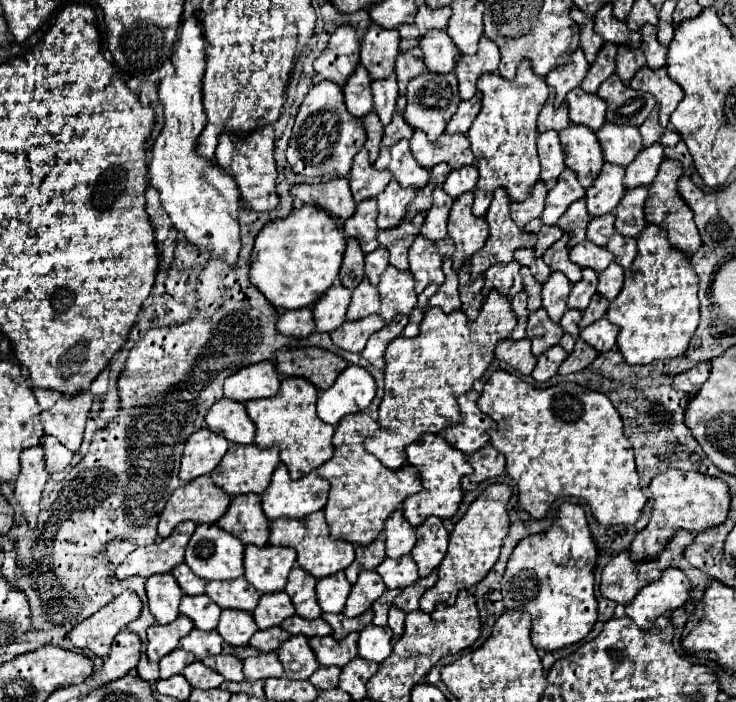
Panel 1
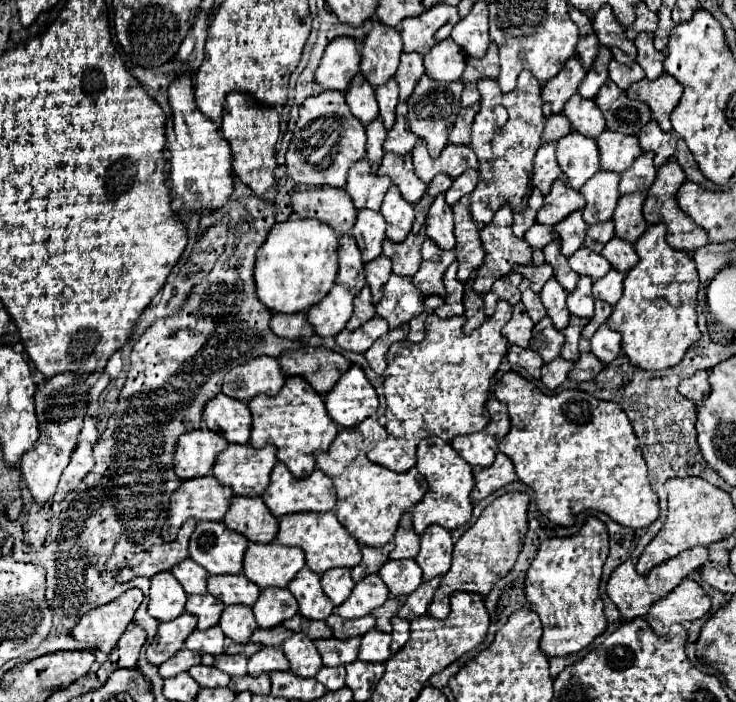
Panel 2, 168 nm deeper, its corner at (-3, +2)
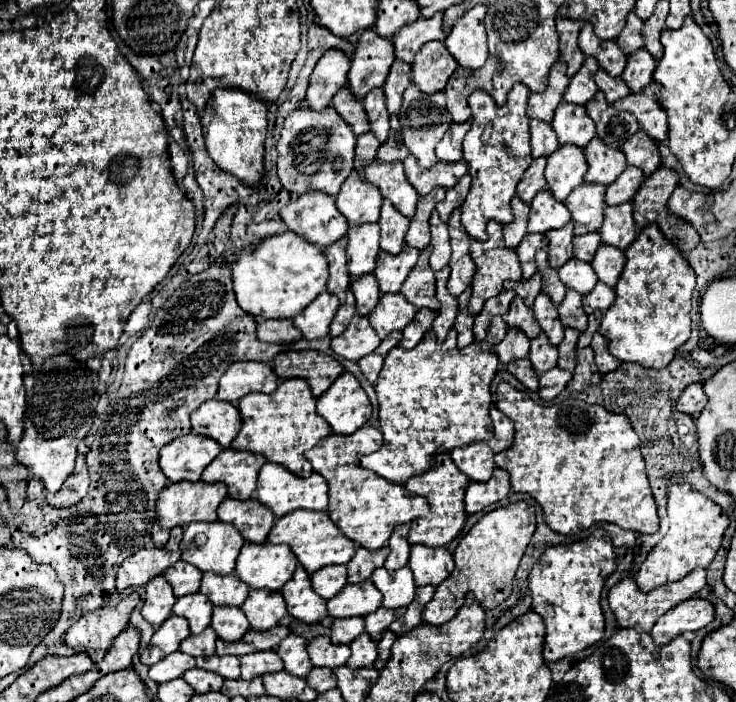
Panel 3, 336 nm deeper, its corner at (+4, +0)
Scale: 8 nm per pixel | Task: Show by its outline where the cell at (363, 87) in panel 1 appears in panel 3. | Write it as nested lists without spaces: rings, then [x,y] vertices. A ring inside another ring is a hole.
[[[342,87],[334,99],[332,99],[334,109],[338,111],[338,115],[352,127],[352,131],[356,135],[362,135],[366,131],[370,131],[370,121],[366,117],[366,111],[362,107],[362,101],[356,101],[354,95],[350,93],[348,87]]]

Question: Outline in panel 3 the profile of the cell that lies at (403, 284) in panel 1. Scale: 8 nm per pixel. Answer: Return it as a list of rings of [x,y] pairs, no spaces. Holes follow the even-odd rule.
[[[402,293],[382,295],[380,303],[370,315],[370,325],[378,333],[380,339],[388,337],[392,331],[402,331],[412,319],[418,309],[406,301]]]

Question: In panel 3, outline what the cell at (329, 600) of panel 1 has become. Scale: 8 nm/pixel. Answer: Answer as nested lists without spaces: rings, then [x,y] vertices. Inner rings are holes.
[[[328,565],[310,575],[312,589],[322,597],[334,597],[346,585],[346,565]]]

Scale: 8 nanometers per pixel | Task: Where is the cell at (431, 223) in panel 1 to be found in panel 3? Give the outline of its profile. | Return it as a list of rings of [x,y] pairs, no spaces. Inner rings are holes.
[[[436,211],[430,217],[430,231],[432,231],[430,269],[440,271],[450,261],[450,239],[448,239],[448,225],[438,217]]]

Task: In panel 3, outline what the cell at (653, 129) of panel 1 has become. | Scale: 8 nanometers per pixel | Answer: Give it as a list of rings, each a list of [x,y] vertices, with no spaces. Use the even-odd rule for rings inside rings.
[[[638,131],[634,133],[624,145],[622,145],[622,153],[626,155],[628,165],[640,167],[644,177],[652,175],[658,167],[660,167],[660,153],[658,153],[658,145],[656,141],[652,141],[646,133]]]

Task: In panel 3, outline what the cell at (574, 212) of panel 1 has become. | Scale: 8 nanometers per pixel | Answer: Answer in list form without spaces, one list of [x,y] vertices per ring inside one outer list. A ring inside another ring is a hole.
[[[572,221],[568,225],[564,225],[562,229],[552,229],[546,233],[548,237],[548,263],[554,267],[554,269],[560,269],[566,261],[570,261],[574,257],[574,251],[572,251],[572,239],[574,239],[574,233],[572,233]]]

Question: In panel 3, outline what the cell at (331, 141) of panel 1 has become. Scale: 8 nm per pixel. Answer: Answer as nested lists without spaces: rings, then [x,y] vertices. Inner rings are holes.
[[[326,107],[322,111],[314,109],[296,109],[292,111],[282,125],[278,149],[278,177],[286,191],[294,195],[304,195],[310,191],[320,191],[336,195],[340,185],[352,171],[354,163],[354,145],[356,135],[350,125],[336,113],[336,109]]]

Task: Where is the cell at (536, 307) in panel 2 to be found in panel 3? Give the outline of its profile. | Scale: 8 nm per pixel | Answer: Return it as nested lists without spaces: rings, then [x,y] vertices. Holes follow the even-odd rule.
[[[514,297],[504,321],[508,323],[508,327],[516,327],[524,331],[528,339],[534,339],[540,335],[540,325],[534,321],[534,313],[524,305],[524,301],[520,301],[520,297]]]

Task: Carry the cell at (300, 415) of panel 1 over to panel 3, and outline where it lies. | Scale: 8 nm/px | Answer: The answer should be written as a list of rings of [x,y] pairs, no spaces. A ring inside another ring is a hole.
[[[286,379],[270,395],[250,393],[248,397],[240,399],[238,411],[242,417],[242,427],[230,445],[232,449],[250,449],[262,453],[268,461],[284,465],[298,477],[308,477],[312,473],[312,465],[304,457],[304,453],[312,449],[322,437],[330,435],[332,429],[328,421],[316,415],[316,399],[312,397],[312,391],[308,389],[308,383],[304,379]]]

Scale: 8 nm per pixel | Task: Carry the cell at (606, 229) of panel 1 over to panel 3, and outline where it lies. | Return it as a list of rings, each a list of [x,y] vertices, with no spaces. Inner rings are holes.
[[[586,233],[580,237],[574,237],[574,257],[580,261],[590,263],[598,247],[600,247],[600,235],[598,233]]]

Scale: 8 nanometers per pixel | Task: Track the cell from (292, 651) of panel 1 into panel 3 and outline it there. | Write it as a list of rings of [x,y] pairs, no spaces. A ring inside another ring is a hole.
[[[290,633],[284,641],[280,641],[276,651],[284,661],[284,671],[288,671],[290,675],[306,677],[310,673],[312,663],[310,663],[308,651],[306,651],[306,639],[304,637]]]

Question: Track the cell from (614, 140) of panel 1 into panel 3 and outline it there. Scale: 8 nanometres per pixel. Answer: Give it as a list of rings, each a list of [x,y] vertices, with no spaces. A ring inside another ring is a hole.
[[[594,137],[584,147],[584,157],[586,157],[586,163],[588,163],[588,171],[584,175],[586,183],[610,185],[628,167],[624,153],[604,145],[598,137]]]

